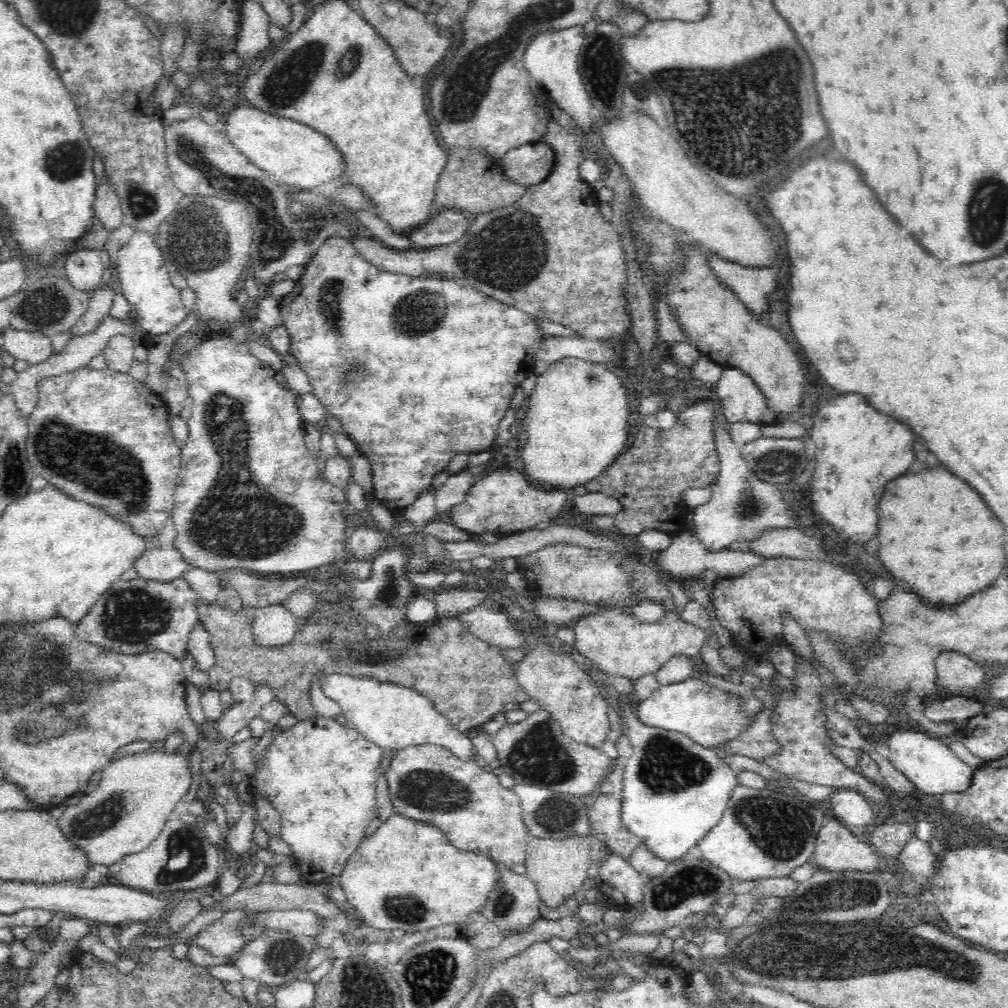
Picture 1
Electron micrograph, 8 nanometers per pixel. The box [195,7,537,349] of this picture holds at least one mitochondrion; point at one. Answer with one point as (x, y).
(288, 81)

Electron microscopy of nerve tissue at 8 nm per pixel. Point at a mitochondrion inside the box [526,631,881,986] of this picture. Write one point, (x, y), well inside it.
(782, 829)

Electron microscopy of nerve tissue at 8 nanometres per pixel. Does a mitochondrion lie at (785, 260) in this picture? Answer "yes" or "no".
no

